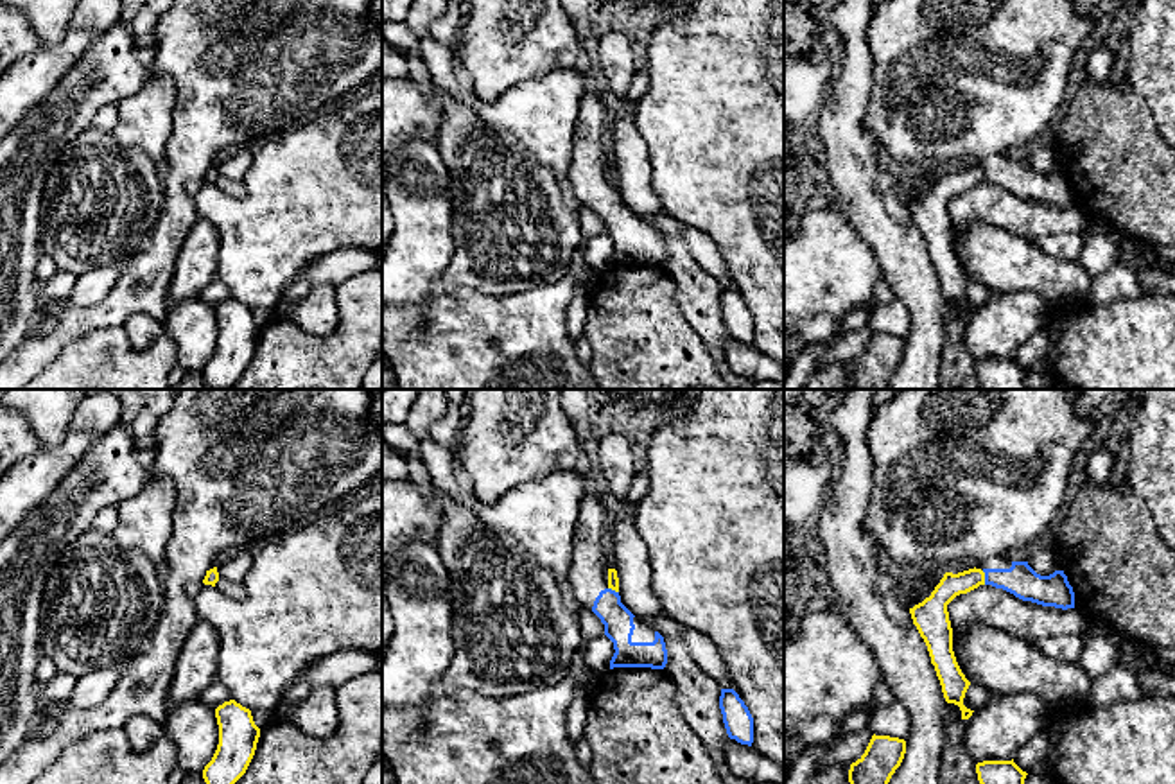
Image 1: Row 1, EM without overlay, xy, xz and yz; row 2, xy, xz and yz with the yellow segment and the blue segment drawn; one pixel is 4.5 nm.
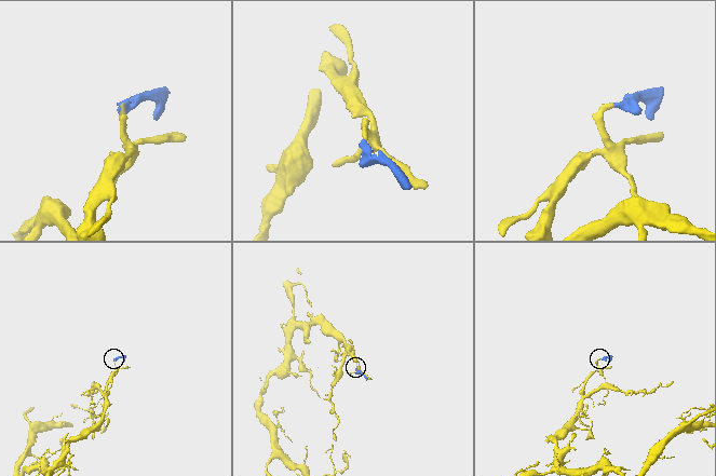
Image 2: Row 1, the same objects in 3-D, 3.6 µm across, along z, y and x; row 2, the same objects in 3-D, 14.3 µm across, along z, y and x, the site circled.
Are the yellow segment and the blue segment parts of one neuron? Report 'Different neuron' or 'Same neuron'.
Different neuron

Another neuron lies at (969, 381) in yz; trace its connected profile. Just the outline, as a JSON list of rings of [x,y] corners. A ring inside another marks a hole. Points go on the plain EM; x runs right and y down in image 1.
[[[944,316],[945,350],[942,357],[940,382],[936,389],[983,389],[976,361],[969,355],[963,341],[962,318]]]

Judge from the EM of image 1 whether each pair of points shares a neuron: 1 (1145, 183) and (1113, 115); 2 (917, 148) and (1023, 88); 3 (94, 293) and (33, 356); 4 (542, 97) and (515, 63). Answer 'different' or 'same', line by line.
1: same
2: same
3: different
4: different

